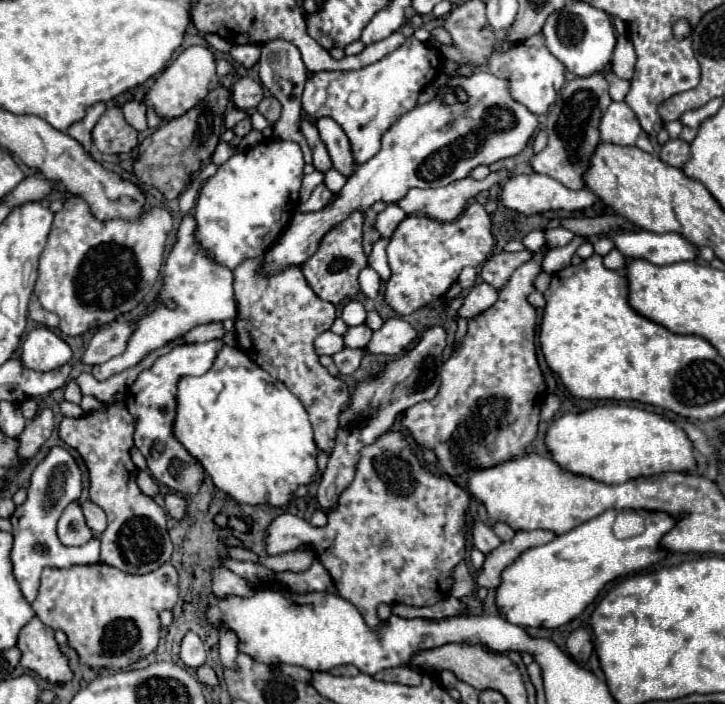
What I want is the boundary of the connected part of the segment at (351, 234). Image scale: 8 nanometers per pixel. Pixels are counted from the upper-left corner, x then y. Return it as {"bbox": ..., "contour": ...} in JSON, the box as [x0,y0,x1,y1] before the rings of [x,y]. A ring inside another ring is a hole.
{"bbox":[302,211,368,309],"contour":[[[362,211],[350,213],[344,221],[334,225],[324,235],[316,253],[308,257],[308,261],[302,265],[304,277],[308,285],[314,289],[314,293],[338,309],[344,305],[344,301],[358,295],[360,291],[358,273],[368,265],[368,257],[364,255],[364,249],[362,249],[362,225],[364,225],[364,213]]]}

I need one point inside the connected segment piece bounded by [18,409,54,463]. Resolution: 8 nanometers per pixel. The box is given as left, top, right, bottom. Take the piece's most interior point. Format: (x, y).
(38, 430)

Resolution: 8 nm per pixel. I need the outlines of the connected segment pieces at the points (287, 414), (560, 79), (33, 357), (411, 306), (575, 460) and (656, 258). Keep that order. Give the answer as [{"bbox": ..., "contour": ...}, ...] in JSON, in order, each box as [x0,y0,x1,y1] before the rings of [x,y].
[{"bbox":[174,344,318,509],"contour":[[[226,344],[219,351],[216,356],[216,363],[214,363],[214,367],[208,373],[204,373],[202,377],[182,377],[180,379],[180,383],[178,383],[178,415],[176,415],[176,421],[174,421],[174,435],[188,449],[188,453],[194,455],[202,463],[202,467],[206,469],[206,473],[212,477],[214,485],[220,491],[224,491],[226,495],[230,495],[234,501],[244,503],[244,505],[270,505],[274,509],[284,509],[292,501],[294,491],[300,485],[310,485],[312,477],[318,471],[318,463],[316,463],[318,447],[314,443],[314,433],[310,431],[308,413],[306,413],[304,405],[300,403],[300,399],[296,395],[292,395],[284,383],[280,383],[278,379],[274,379],[272,375],[268,375],[262,367],[258,367],[244,351]]]},{"bbox":[488,33,564,115],"contour":[[[538,33],[526,41],[520,41],[516,47],[512,47],[506,53],[494,53],[488,65],[488,71],[506,79],[510,83],[512,97],[528,107],[534,115],[542,115],[550,109],[550,105],[556,101],[556,95],[560,87],[564,85],[564,65],[548,51],[544,43],[544,35]]]},{"bbox":[22,327,72,371],"contour":[[[46,327],[32,329],[22,343],[22,365],[32,371],[54,371],[72,359],[72,349]]]},{"bbox":[386,201,494,315],"contour":[[[474,201],[458,219],[442,223],[426,215],[408,215],[390,237],[388,265],[392,277],[386,283],[386,303],[400,315],[408,315],[426,303],[440,299],[466,265],[480,265],[492,251],[494,237],[490,233],[490,217],[486,209]]]},{"bbox":[546,405,696,483],"contour":[[[598,405],[586,413],[568,413],[554,421],[546,433],[552,459],[570,473],[586,475],[602,483],[626,483],[628,479],[666,471],[694,471],[696,457],[686,431],[654,411],[632,405]]]},{"bbox":[614,233,698,265],"contour":[[[616,233],[614,243],[628,259],[646,259],[654,265],[672,265],[678,261],[694,261],[698,257],[698,247],[678,233]]]}]

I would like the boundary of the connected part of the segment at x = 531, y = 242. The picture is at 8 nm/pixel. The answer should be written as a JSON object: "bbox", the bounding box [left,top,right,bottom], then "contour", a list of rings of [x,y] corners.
{"bbox":[524,231,546,251],"contour":[[[532,231],[532,233],[528,233],[526,237],[524,237],[524,247],[526,249],[530,249],[530,251],[542,251],[544,249],[544,245],[546,245],[546,241],[544,241],[544,233],[542,231]]]}

